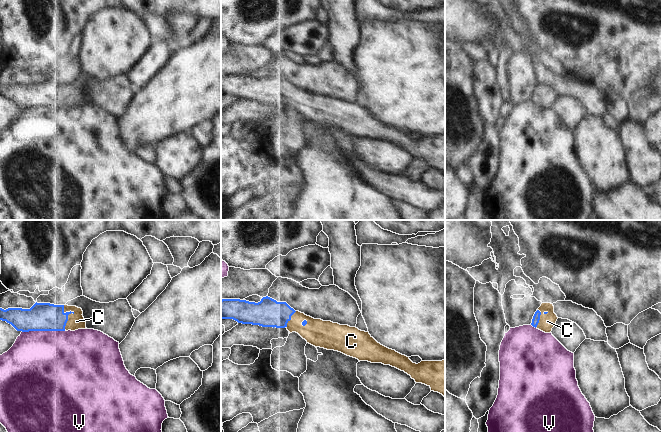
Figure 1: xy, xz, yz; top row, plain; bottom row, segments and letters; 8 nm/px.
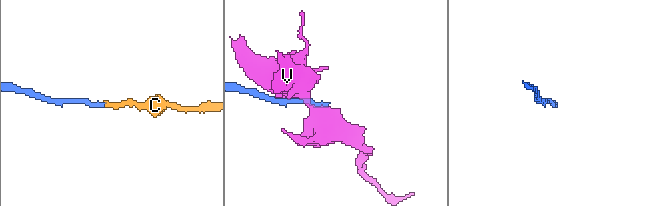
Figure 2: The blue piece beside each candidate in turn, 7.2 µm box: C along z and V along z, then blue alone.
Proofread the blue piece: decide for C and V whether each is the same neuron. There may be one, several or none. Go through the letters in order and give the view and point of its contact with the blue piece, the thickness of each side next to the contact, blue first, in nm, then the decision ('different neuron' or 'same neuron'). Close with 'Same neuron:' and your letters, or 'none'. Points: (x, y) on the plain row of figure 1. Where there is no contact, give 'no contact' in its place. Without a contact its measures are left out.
C: contact xy (67, 92); calibres 220 and 130 nm; same neuron
V: contact xy (43, 106); calibres 220 and 500 nm; different neuron
Same neuron: C

